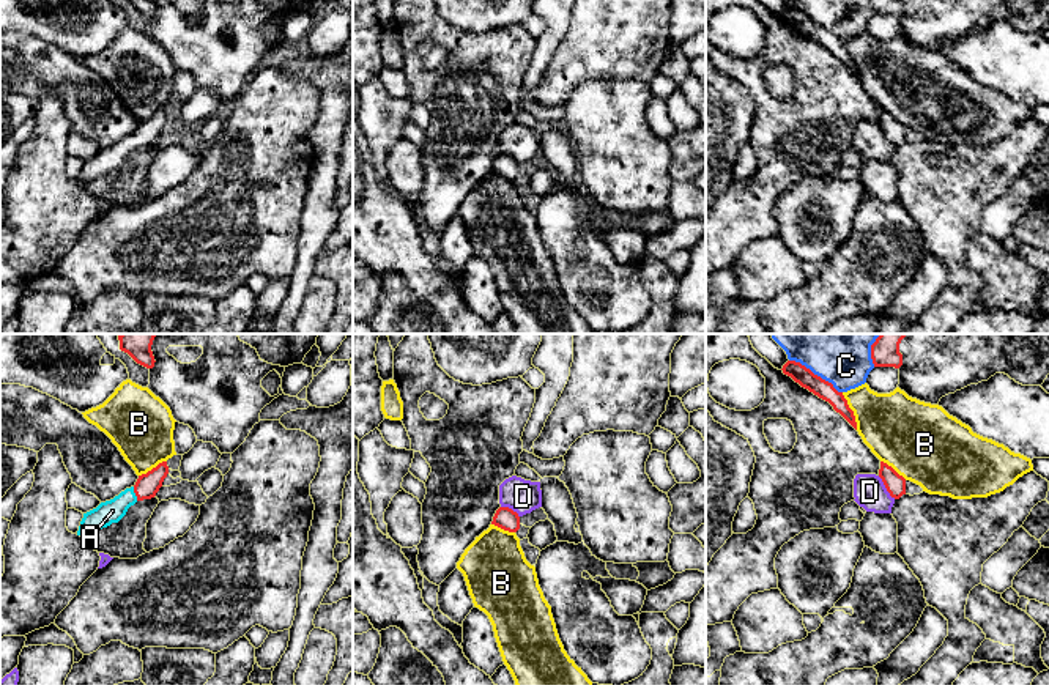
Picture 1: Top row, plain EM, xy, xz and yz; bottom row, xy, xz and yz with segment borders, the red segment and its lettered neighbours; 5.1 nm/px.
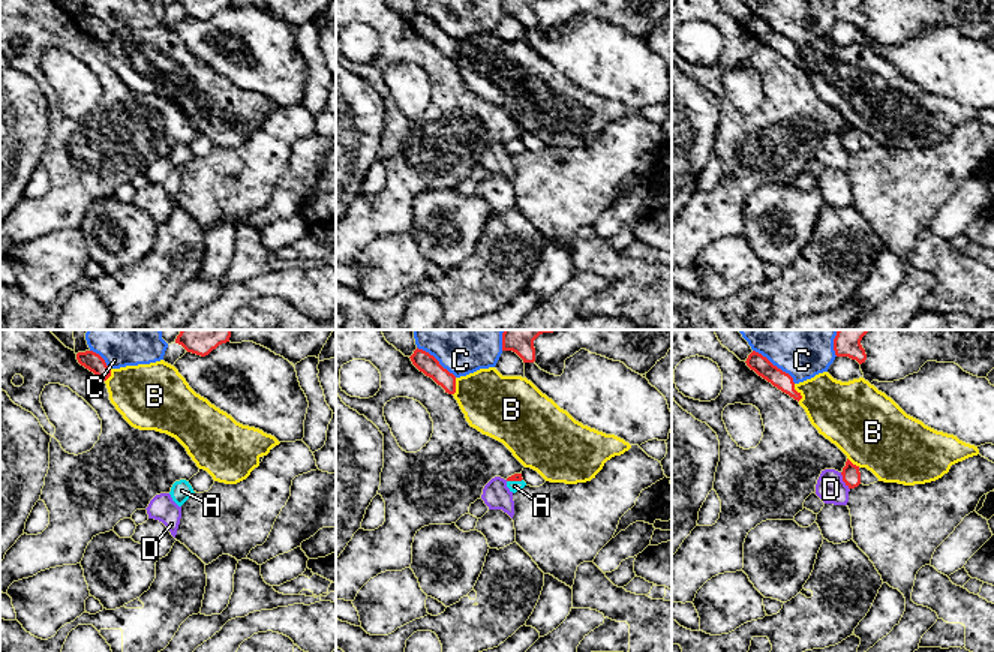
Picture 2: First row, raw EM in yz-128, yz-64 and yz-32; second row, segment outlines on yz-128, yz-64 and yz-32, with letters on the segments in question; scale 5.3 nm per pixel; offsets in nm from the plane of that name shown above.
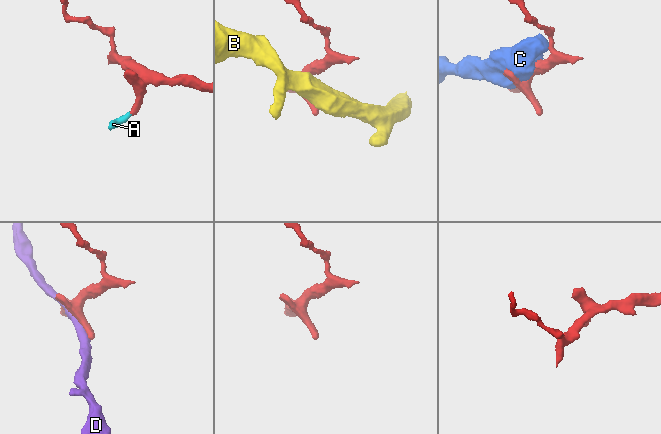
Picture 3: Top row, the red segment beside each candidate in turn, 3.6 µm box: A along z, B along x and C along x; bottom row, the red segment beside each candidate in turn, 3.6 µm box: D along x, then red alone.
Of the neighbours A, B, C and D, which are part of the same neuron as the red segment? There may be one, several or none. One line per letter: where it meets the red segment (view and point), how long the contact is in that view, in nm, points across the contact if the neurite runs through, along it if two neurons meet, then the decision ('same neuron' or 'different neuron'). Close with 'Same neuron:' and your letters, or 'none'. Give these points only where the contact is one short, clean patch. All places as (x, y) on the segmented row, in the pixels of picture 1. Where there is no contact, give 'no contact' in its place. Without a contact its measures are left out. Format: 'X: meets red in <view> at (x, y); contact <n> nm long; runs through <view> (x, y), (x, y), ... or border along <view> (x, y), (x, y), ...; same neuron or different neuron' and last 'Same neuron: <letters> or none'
A: meets red in xy at (134, 492); contact 80 nm long; runs through xy (147, 485), (134, 492), (112, 510); same neuron
B: meets red in yz at (852, 411); contact 200 nm long; different neuron
C: meets red in yz at (816, 375); contact 320 nm long; different neuron
D: meets red in yz at (885, 487); contact 150 nm long; different neuron
Same neuron: A

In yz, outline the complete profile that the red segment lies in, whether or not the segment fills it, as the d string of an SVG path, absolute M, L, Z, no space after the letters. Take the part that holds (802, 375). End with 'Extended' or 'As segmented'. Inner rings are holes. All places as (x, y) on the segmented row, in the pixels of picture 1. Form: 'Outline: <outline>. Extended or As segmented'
Outline: M788 361L781 370L802 387L828 402L833 409L840 413L857 430L854 411L849 408L843 392L838 392L832 383L814 375L810 368L795 361Z. As segmented

